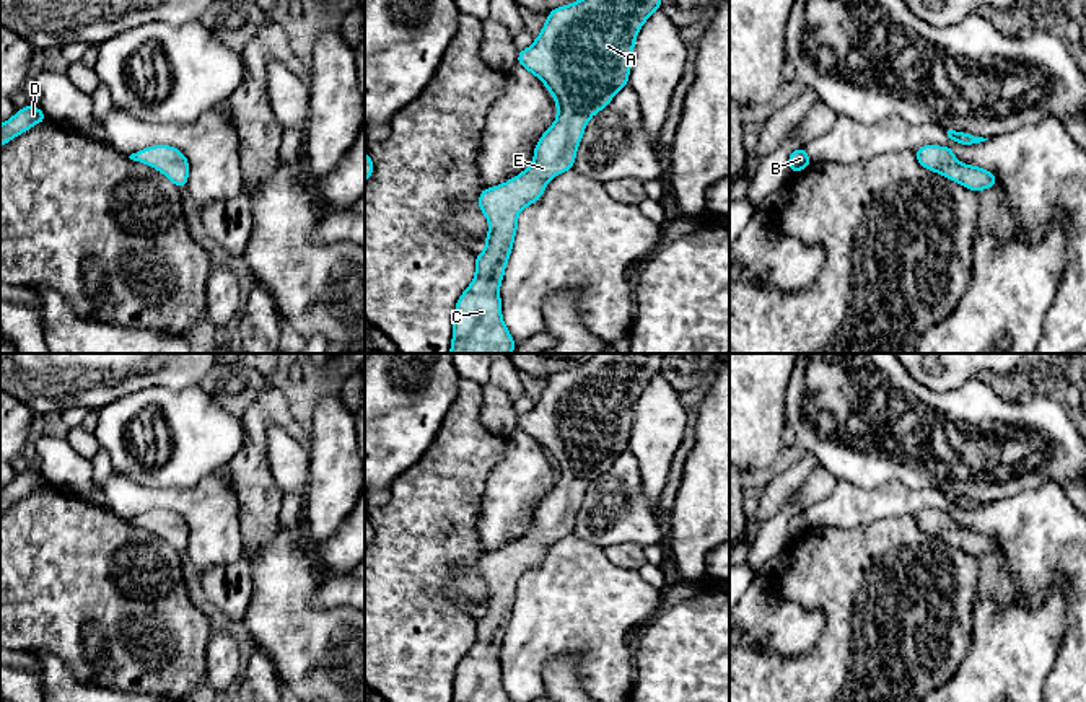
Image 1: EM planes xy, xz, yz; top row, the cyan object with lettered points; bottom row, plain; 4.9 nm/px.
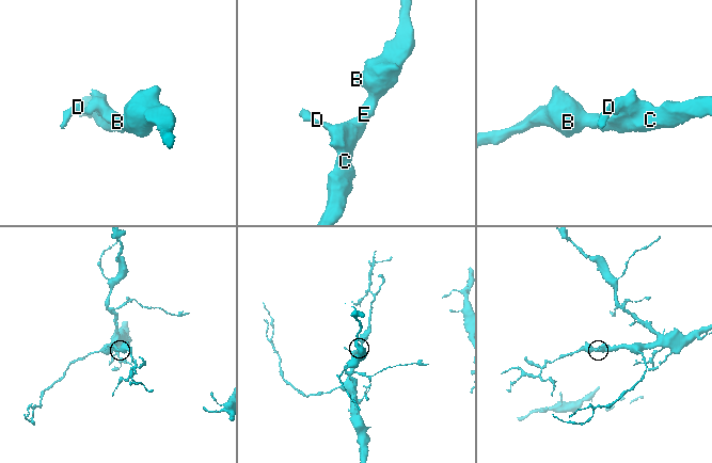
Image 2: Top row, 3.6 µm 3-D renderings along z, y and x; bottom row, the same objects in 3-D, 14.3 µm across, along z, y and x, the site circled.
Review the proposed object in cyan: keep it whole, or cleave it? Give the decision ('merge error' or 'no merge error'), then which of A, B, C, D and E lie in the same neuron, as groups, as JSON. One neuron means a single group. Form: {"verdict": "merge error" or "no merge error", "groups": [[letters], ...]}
{"verdict": "no merge error", "groups": [["A", "B", "C", "D", "E"]]}

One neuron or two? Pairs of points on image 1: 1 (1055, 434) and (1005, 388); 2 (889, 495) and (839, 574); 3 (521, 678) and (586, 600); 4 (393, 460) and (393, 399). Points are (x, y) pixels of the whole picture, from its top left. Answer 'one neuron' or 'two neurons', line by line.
1: two neurons
2: two neurons
3: one neuron
4: one neuron

